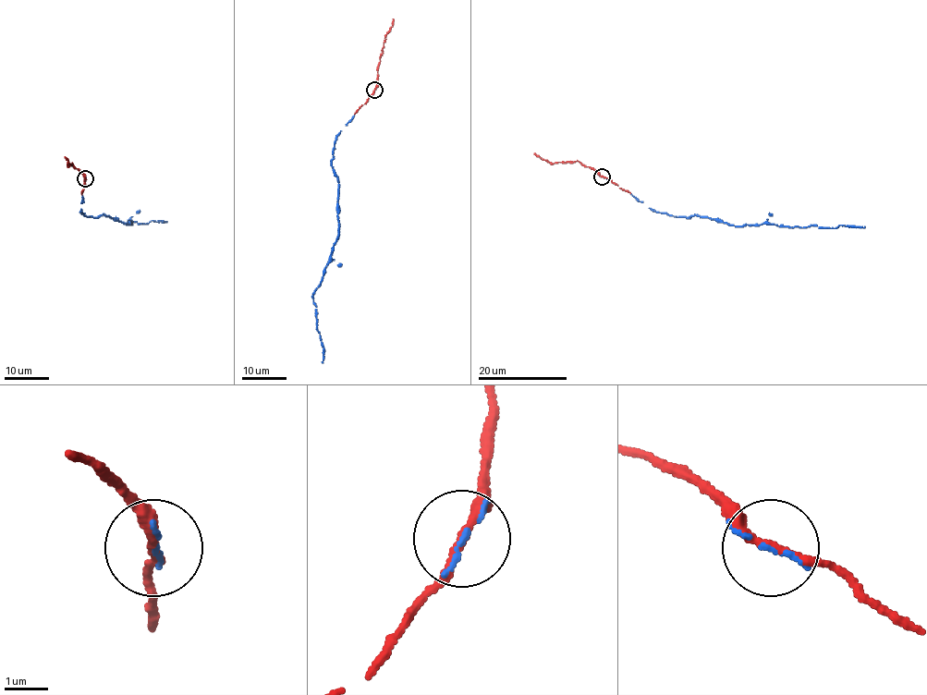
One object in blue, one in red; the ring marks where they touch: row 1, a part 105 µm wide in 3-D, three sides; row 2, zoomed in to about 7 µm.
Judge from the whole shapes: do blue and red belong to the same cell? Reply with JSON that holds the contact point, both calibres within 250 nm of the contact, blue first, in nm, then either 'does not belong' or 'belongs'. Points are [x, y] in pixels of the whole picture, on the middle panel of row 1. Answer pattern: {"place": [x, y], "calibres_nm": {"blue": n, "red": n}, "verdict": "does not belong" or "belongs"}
{"place": [374, 90], "calibres_nm": {"blue": 100, "red": 200}, "verdict": "belongs"}

